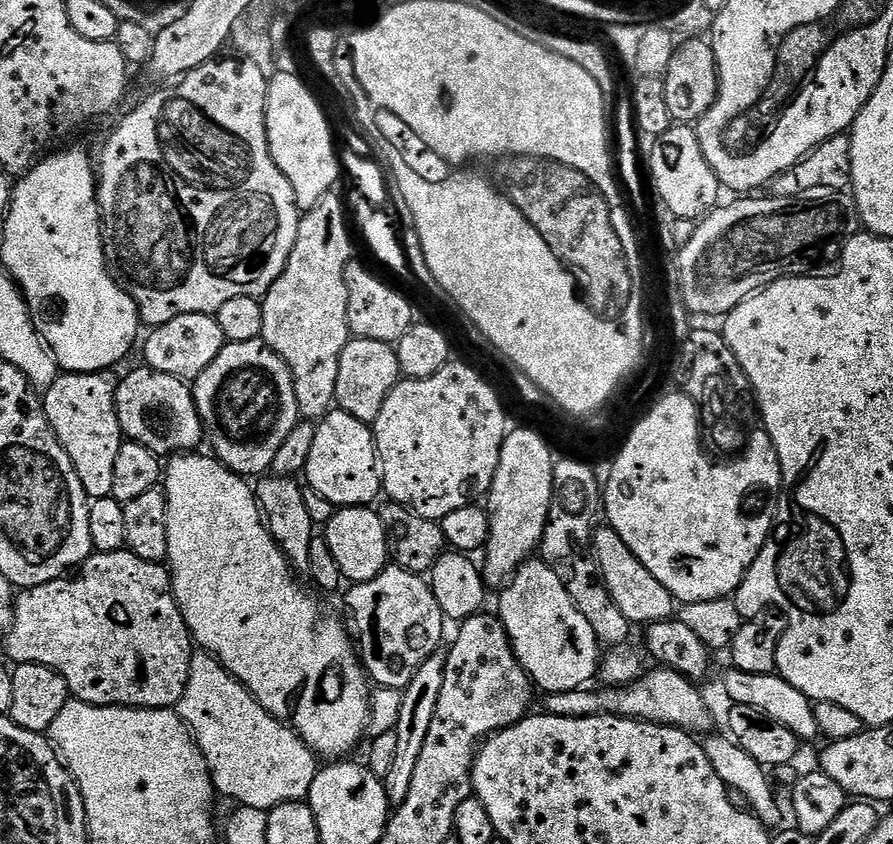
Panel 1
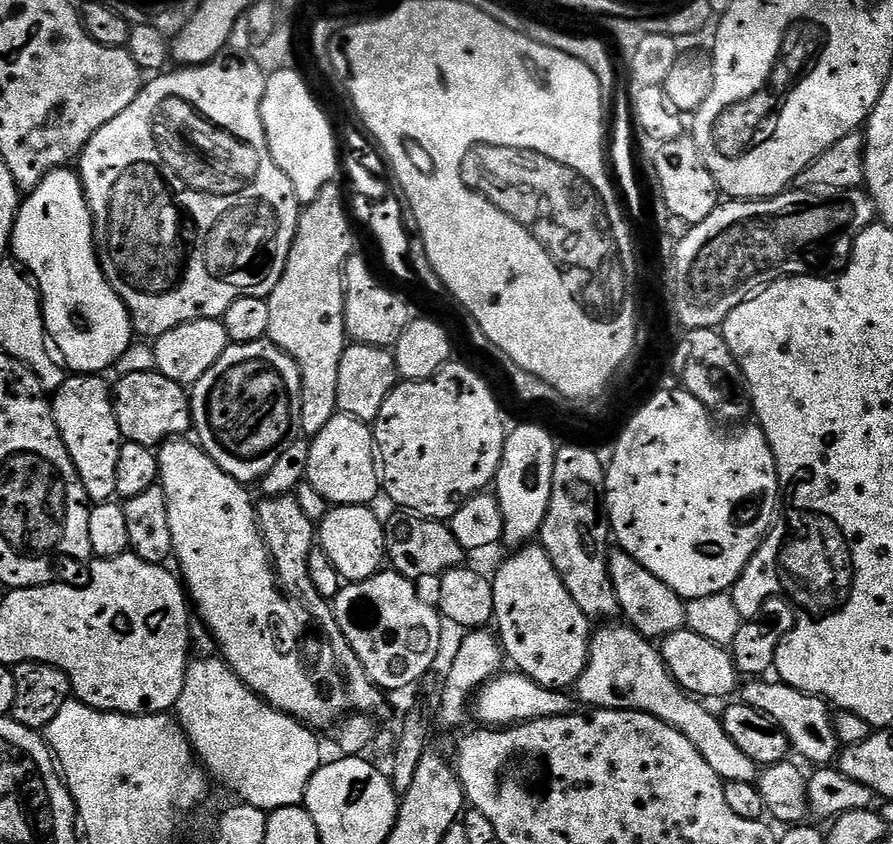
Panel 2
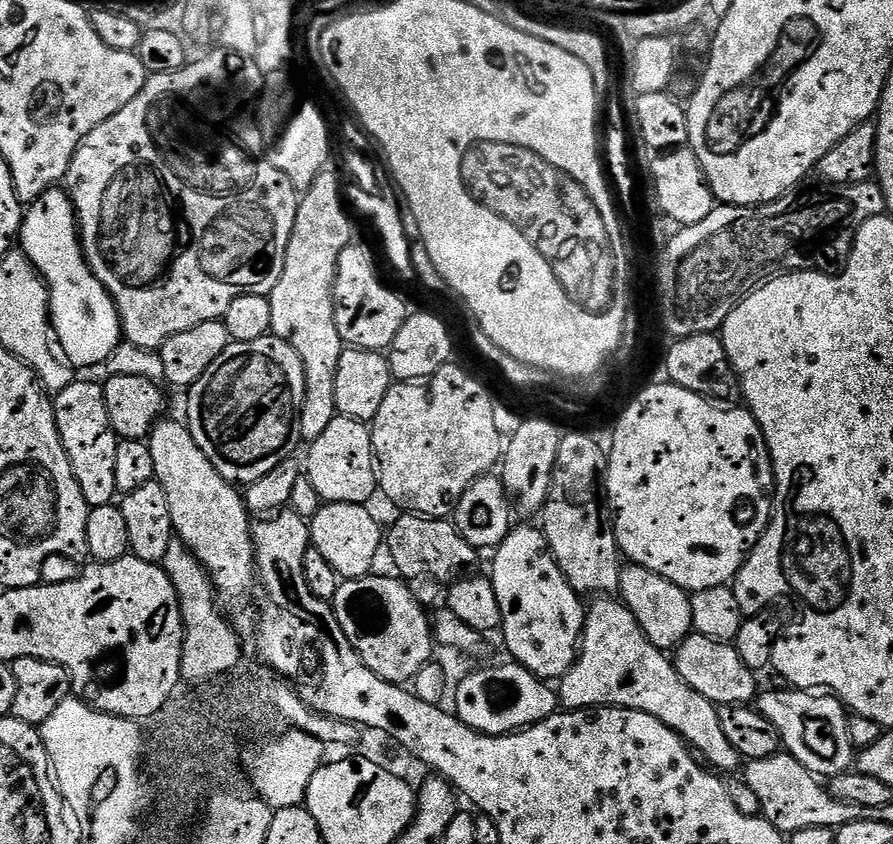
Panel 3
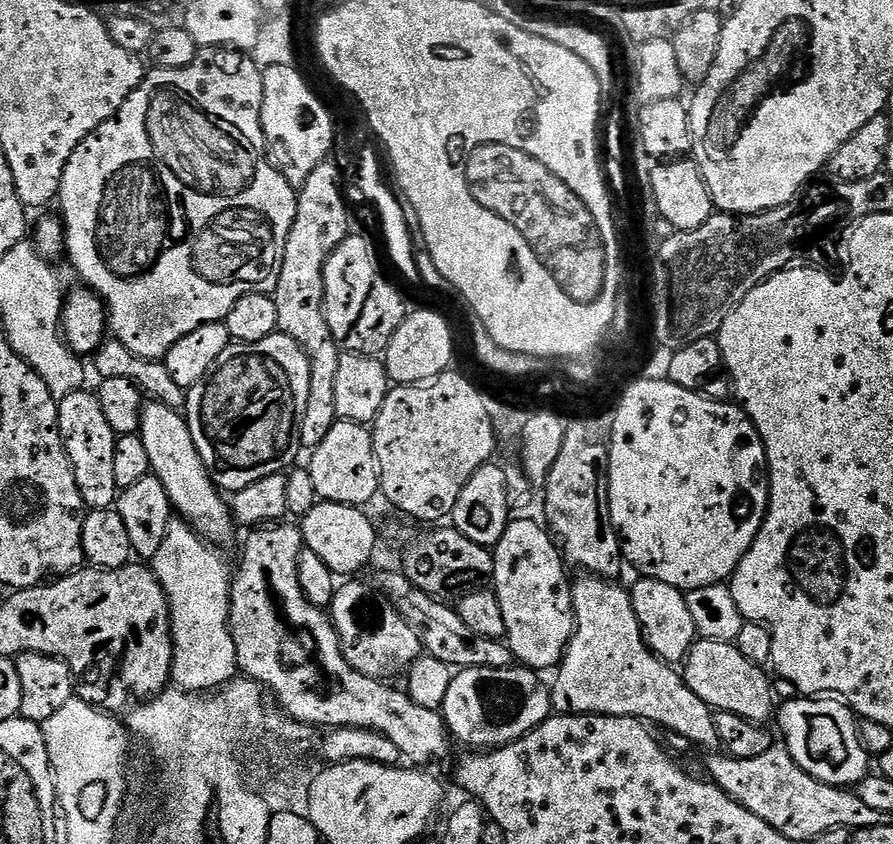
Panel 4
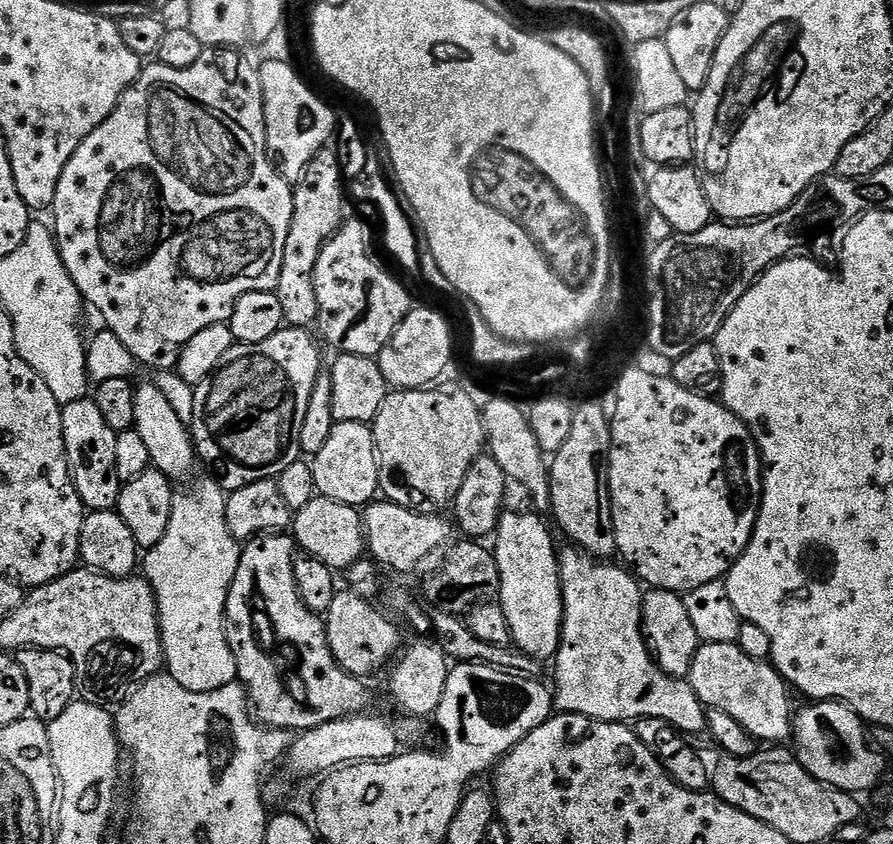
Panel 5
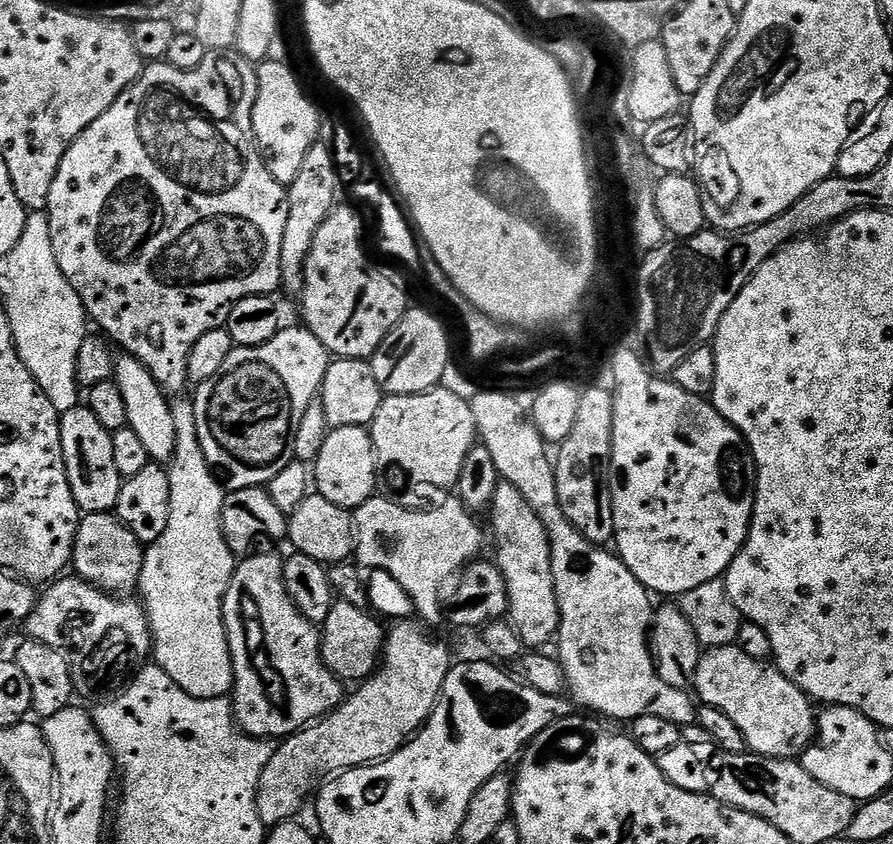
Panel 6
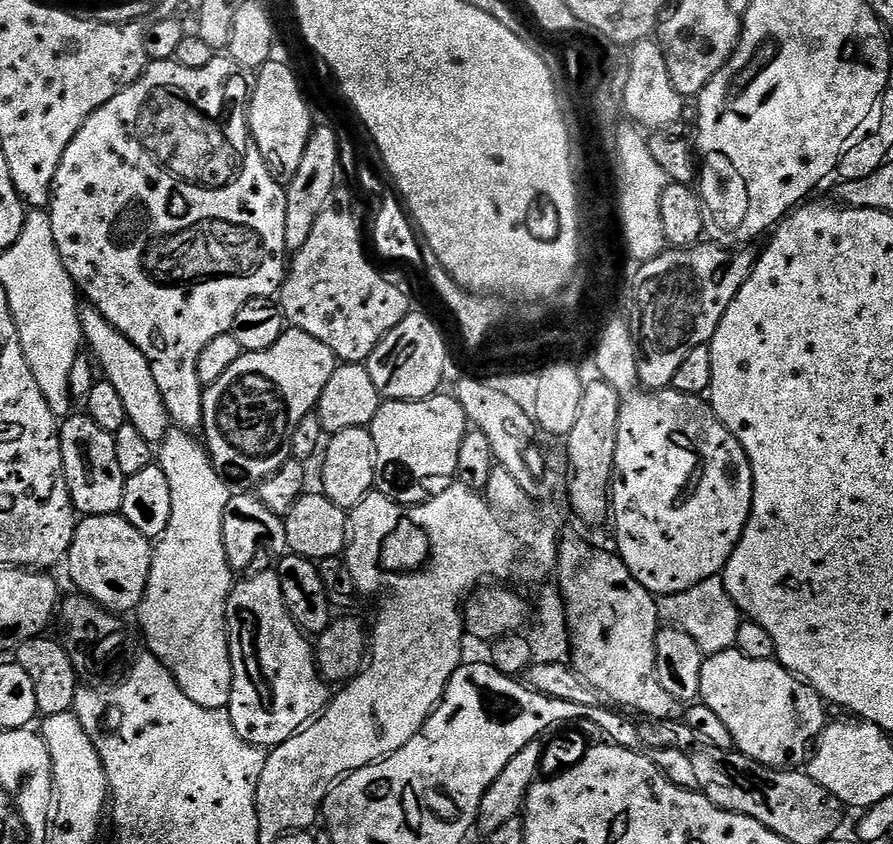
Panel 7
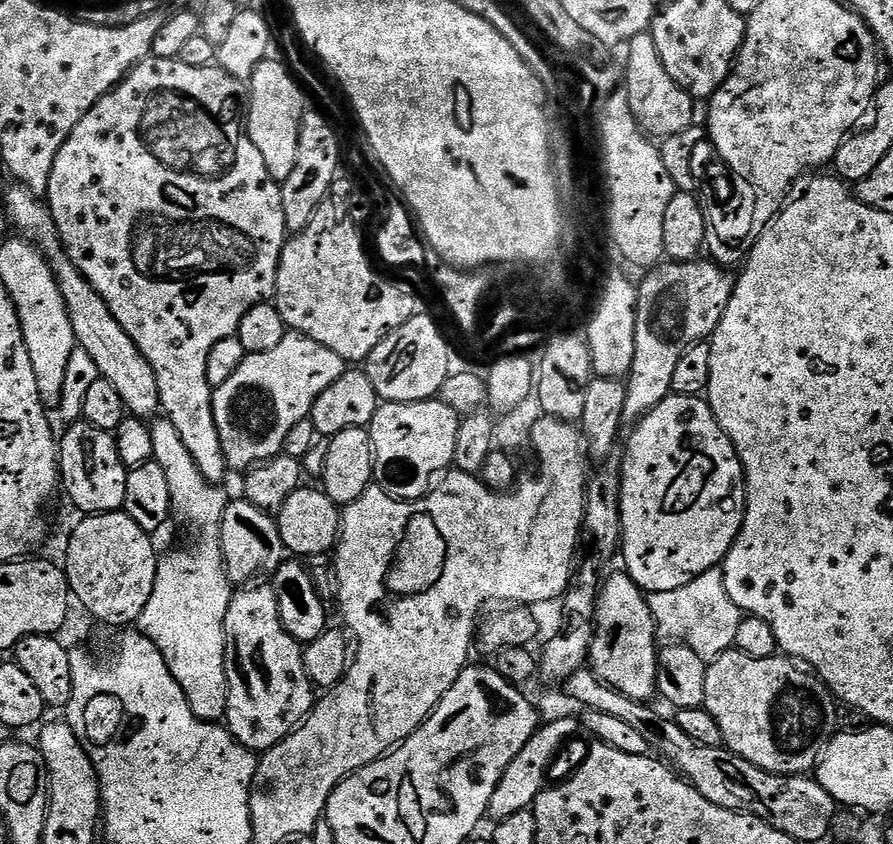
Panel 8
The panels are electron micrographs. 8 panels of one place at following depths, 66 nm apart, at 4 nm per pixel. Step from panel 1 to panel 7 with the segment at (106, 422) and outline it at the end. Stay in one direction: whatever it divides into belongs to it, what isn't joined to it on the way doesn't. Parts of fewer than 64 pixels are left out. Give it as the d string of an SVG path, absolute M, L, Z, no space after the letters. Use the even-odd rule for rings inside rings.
M73 414L60 424L62 462L72 505L81 517L115 516L122 506L122 490L126 477L118 467L112 433L102 430L87 414Z

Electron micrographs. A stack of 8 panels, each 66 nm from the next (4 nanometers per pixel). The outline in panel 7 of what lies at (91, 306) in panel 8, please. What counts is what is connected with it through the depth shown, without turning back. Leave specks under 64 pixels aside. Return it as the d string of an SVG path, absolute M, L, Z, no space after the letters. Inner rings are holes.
M81 307L80 325L84 331L87 351L94 357L103 379L108 380L110 386L114 386L114 390L118 390L118 395L126 406L128 423L133 424L142 433L142 438L146 438L146 442L154 446L159 445L170 427L170 417L166 410L166 402L162 402L162 390L158 390L158 382L154 382L154 370L150 370L146 354L142 354L142 350L138 350L138 346L134 346L134 342L130 342L126 334L110 326L110 322L102 318L97 308Z

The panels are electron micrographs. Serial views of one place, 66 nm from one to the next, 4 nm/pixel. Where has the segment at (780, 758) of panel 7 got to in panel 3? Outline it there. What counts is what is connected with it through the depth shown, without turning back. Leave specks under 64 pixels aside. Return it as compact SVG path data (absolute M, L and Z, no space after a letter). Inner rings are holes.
M693 631L692 635L687 636L679 648L675 649L674 663L677 674L691 688L698 690L698 694L702 694L702 698L706 698L714 705L735 704L737 706L748 706L757 699L757 677L752 669L746 666L746 662L742 662L742 658L731 643L706 638L702 634Z

